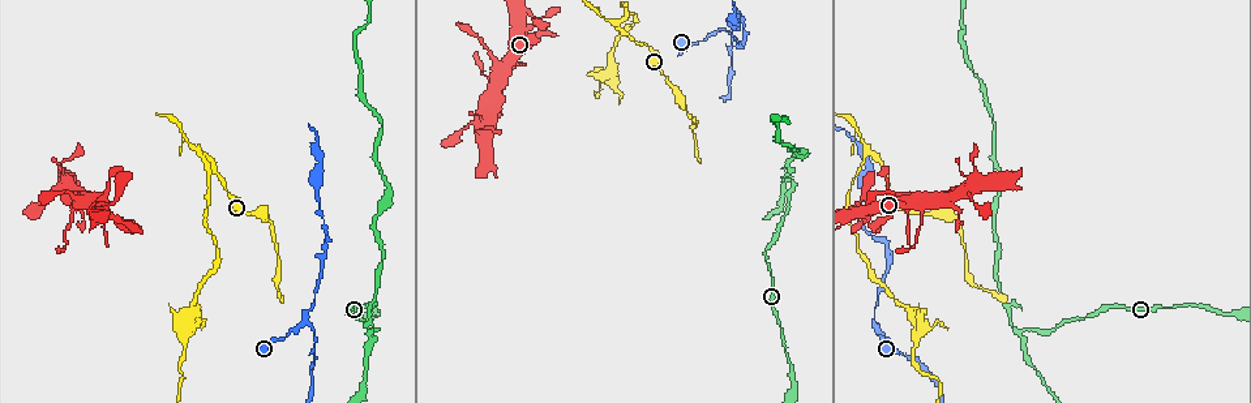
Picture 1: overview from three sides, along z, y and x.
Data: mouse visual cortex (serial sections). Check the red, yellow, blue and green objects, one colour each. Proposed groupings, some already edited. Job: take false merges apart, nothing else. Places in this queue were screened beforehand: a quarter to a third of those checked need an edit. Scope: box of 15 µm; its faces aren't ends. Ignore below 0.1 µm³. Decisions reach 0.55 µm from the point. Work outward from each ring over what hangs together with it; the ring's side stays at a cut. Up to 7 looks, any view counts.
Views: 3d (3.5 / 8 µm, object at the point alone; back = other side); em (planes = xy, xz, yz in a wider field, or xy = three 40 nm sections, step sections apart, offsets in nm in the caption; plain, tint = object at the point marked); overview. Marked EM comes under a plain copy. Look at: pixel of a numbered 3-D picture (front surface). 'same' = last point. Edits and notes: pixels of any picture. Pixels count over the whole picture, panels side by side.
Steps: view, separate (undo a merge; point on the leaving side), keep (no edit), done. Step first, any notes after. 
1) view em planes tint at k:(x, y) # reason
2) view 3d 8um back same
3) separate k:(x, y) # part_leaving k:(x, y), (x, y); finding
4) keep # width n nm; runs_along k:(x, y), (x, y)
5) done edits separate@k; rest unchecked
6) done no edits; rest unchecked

view 3d 3.5um at 1:(788, 175) # sharp bend

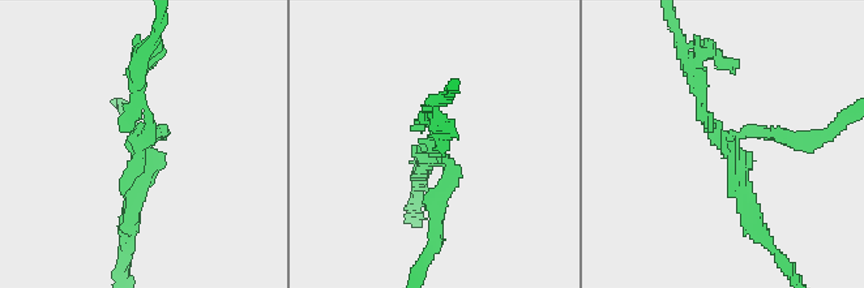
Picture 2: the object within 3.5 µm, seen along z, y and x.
view em xy step 1 tint at 2:(729, 140) # arms 3; arm_widths 150, 200, 200 nm; shape alone is not enough

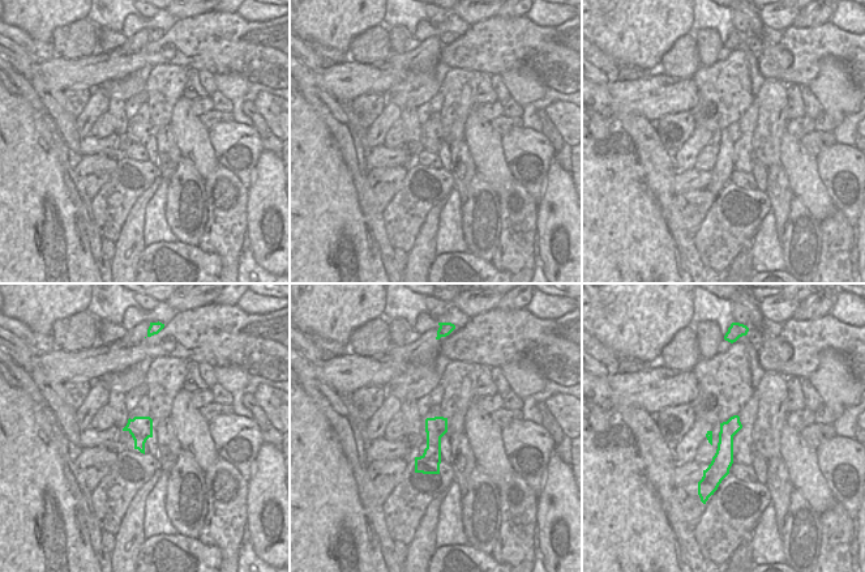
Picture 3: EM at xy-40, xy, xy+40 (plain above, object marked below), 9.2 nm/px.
separate 2:(141, 176) # a second cell is stuck on

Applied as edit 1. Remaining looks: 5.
view 3d 3.5um at 1:(306, 320) # thin neck

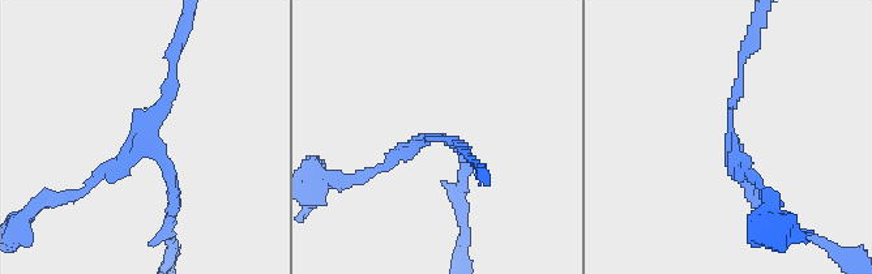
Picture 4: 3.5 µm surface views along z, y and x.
view em xy step 1 tint at 4:(731, 141) # need the tissue

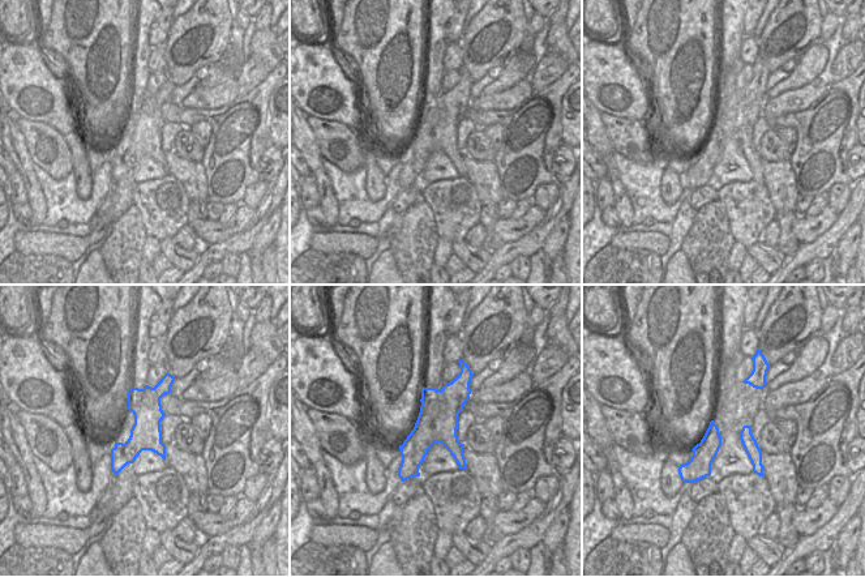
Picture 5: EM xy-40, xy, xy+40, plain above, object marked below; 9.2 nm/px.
keep # runs_along 5:(465, 383), (412, 451), (403, 477); all the same cell

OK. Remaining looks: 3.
view 3d 3.5um at 1:(199, 152) # branch point

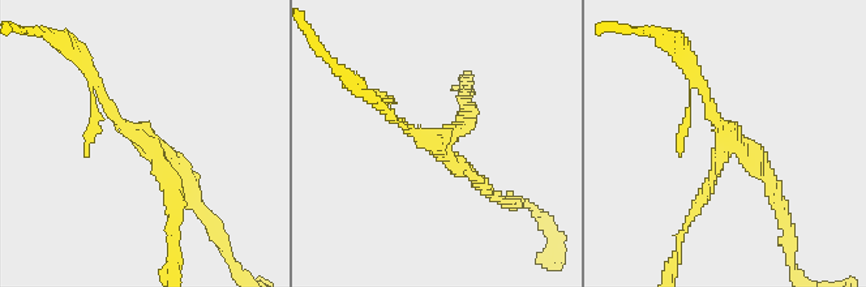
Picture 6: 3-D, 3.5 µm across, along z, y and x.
view em xy step 5 tint at 6:(736, 149)

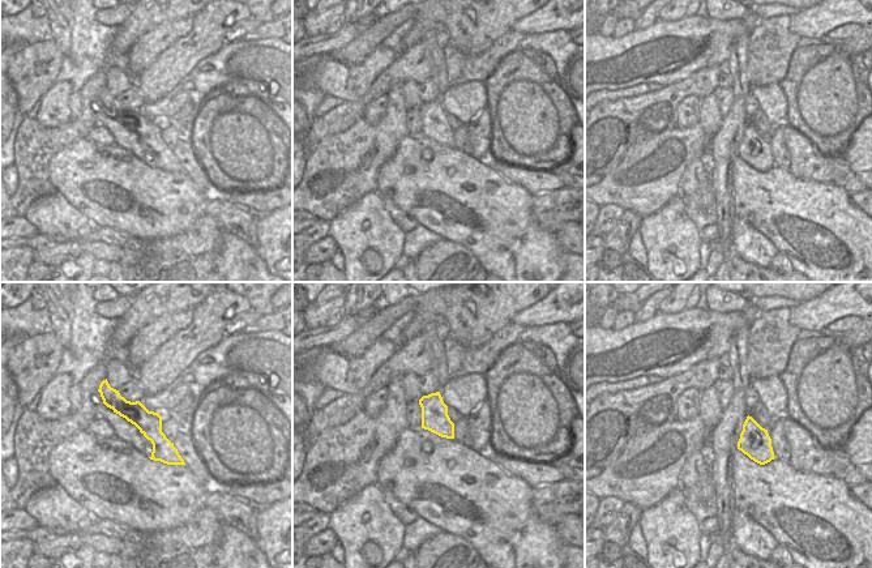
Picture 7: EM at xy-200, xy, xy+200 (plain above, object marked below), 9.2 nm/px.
separate 6:(703, 197) # arm_widths 150, 150, 150 nm; part_leaving 6:(723, 153), (680, 238), (673, 265); a second cell is stuck on

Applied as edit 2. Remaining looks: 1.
done edits separate@2, separate@6; rest unchecked

